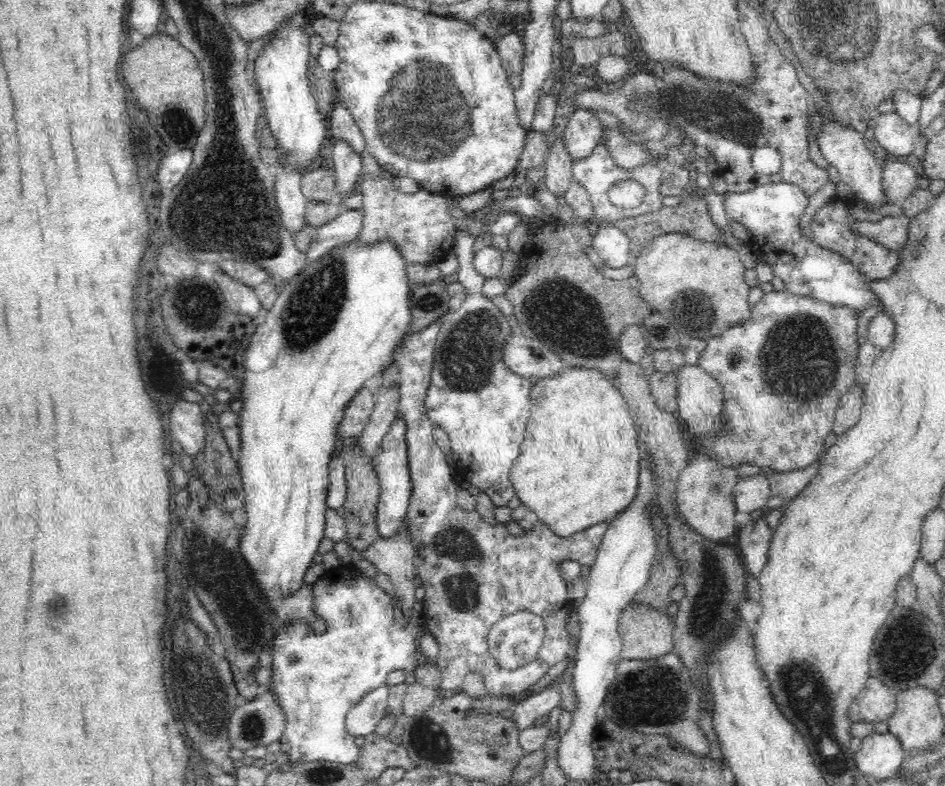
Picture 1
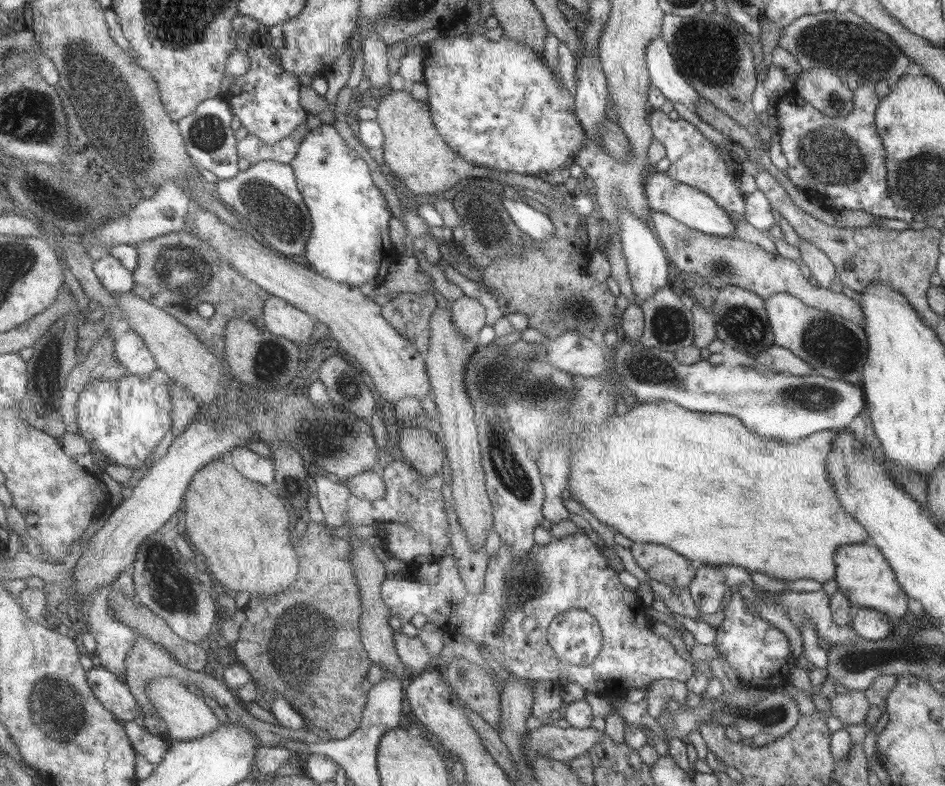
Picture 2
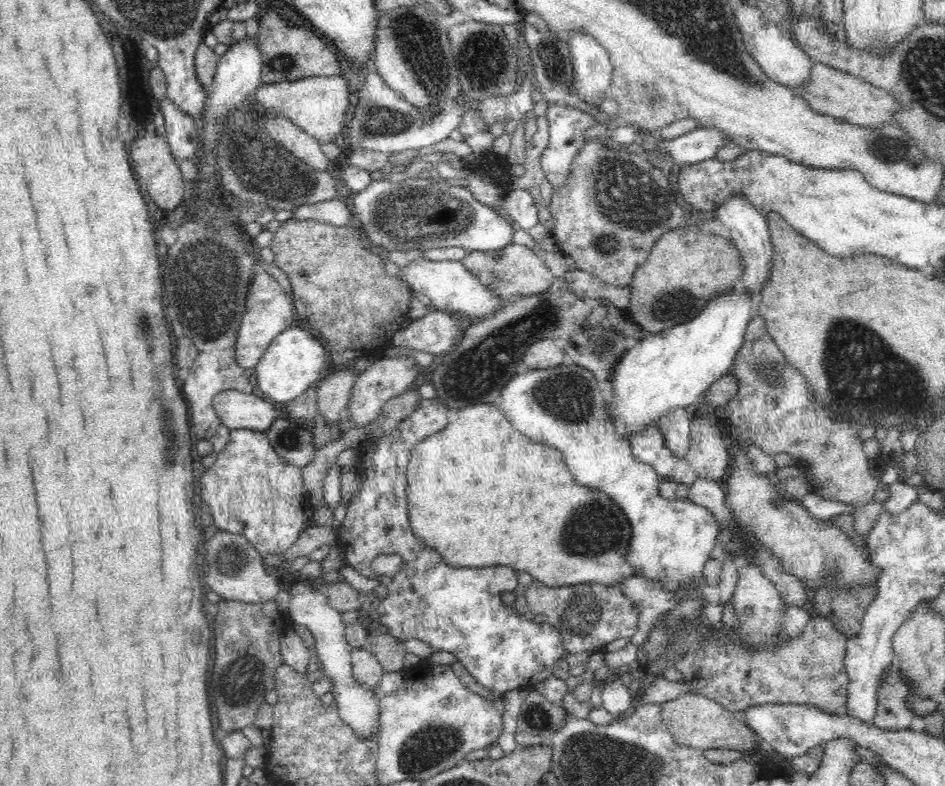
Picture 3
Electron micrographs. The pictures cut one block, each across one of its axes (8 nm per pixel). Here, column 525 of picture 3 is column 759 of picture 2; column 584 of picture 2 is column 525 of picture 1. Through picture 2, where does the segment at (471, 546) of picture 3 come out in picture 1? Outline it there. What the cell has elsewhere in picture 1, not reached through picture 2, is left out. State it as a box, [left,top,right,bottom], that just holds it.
[510,366,644,538]

